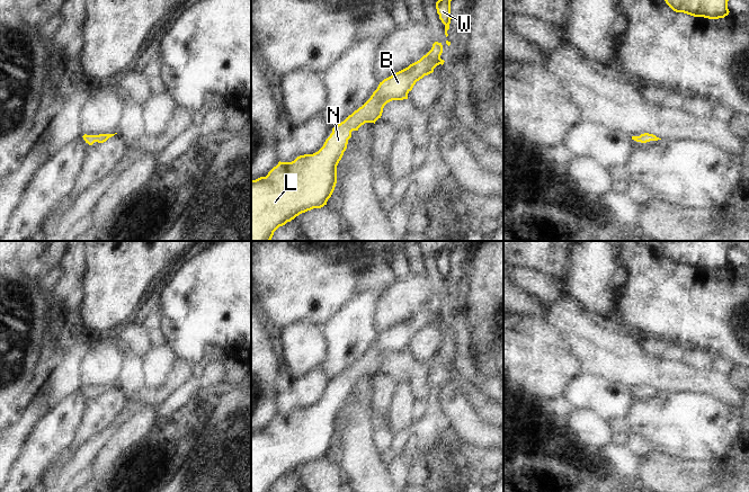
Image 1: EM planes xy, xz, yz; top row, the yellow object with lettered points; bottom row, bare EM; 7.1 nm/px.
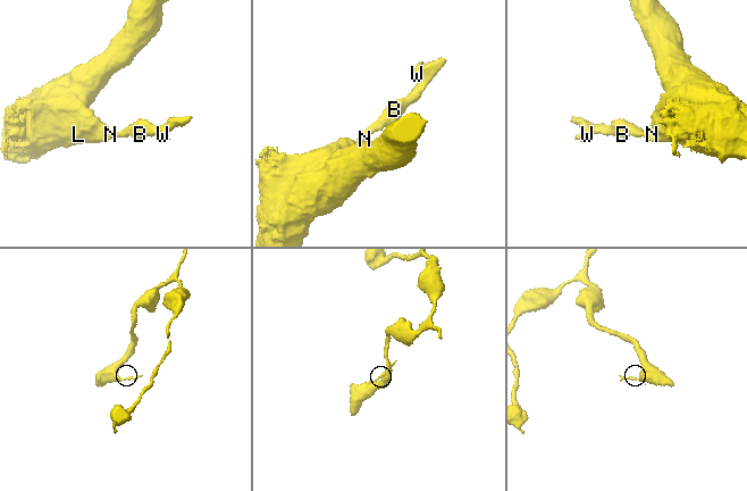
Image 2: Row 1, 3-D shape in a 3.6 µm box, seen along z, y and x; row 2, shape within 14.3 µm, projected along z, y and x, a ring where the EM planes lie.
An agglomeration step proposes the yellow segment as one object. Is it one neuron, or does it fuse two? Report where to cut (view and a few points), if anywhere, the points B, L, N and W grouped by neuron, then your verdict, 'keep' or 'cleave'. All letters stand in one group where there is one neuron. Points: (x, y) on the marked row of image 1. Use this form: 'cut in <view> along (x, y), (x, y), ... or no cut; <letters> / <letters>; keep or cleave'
no cut; B L N W; keep

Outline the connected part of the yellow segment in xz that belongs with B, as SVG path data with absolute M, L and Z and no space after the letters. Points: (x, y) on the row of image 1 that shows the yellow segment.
M435 42L431 50L419 61L380 82L362 107L332 128L332 133L318 152L300 155L292 162L279 161L266 177L251 180L251 241L270 241L279 226L302 213L327 205L337 184L337 166L347 149L351 132L358 131L365 123L375 124L387 102L408 99L408 93L417 81L433 73L437 65L444 64L445 61L440 59L442 53L442 43Z

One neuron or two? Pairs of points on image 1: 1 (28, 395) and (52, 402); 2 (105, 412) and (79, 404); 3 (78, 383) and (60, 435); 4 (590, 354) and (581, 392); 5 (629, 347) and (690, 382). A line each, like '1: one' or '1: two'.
1: two
2: two
3: two
4: two
5: one

